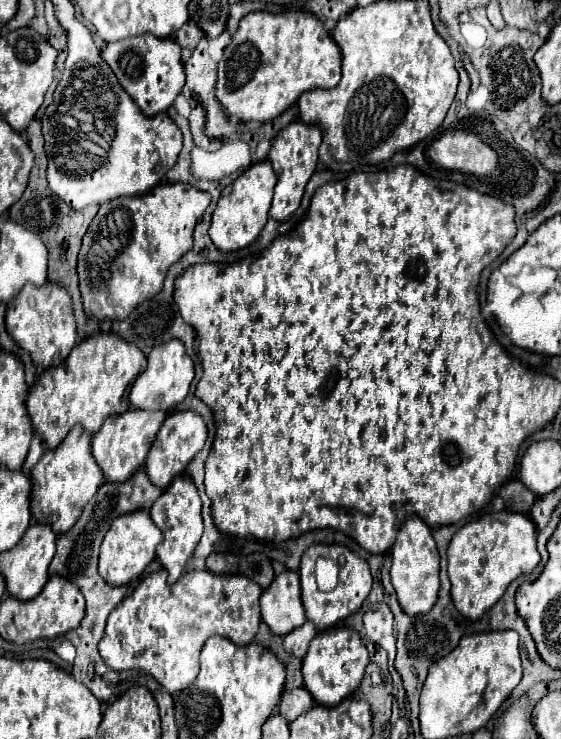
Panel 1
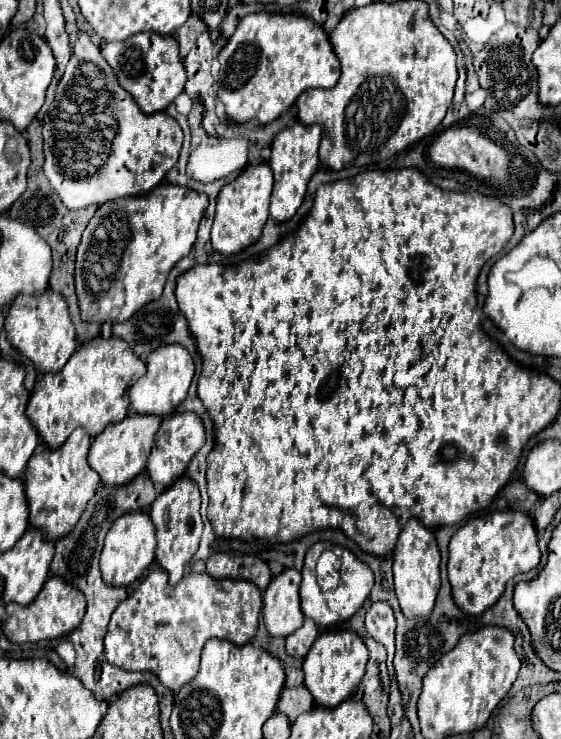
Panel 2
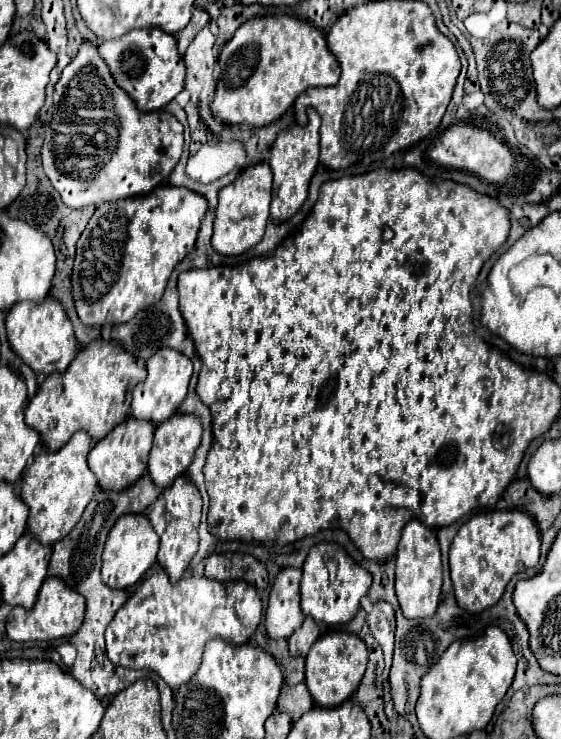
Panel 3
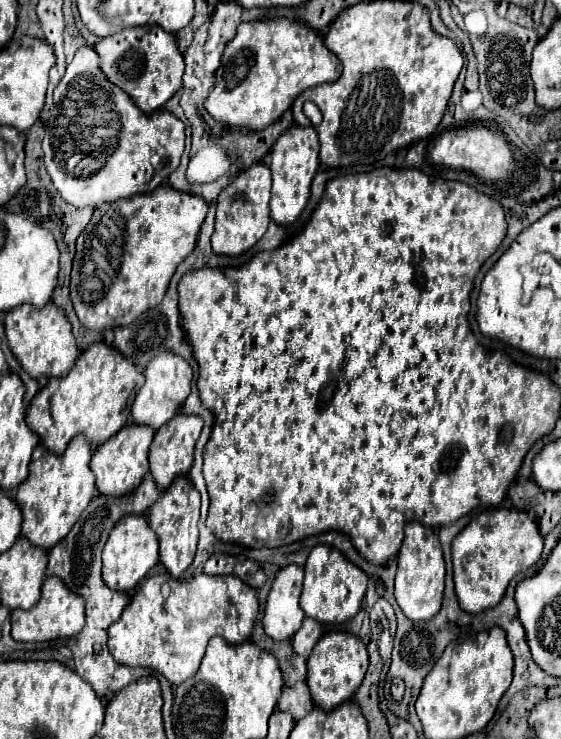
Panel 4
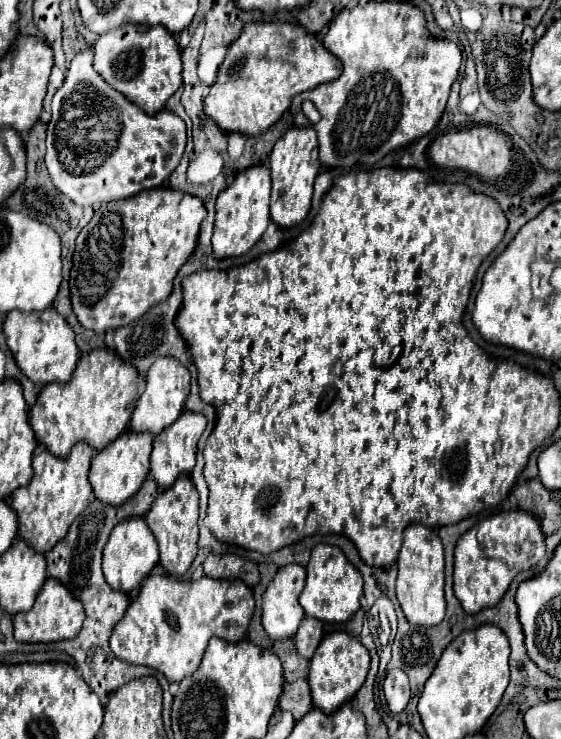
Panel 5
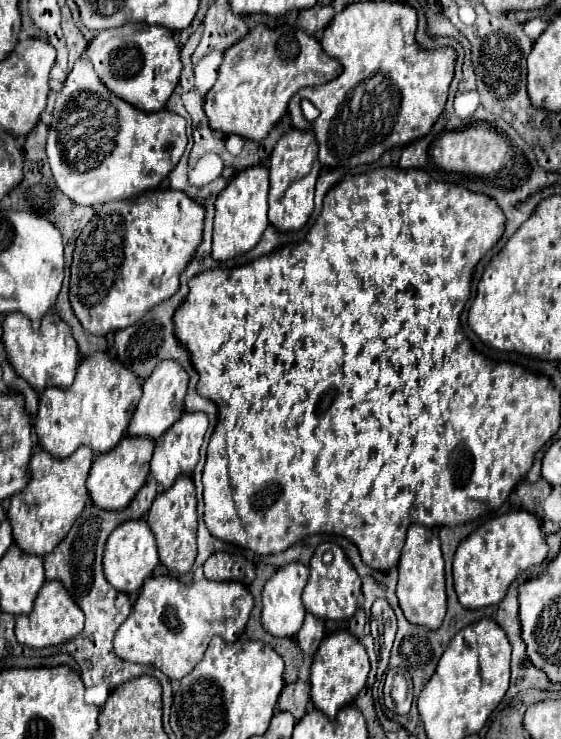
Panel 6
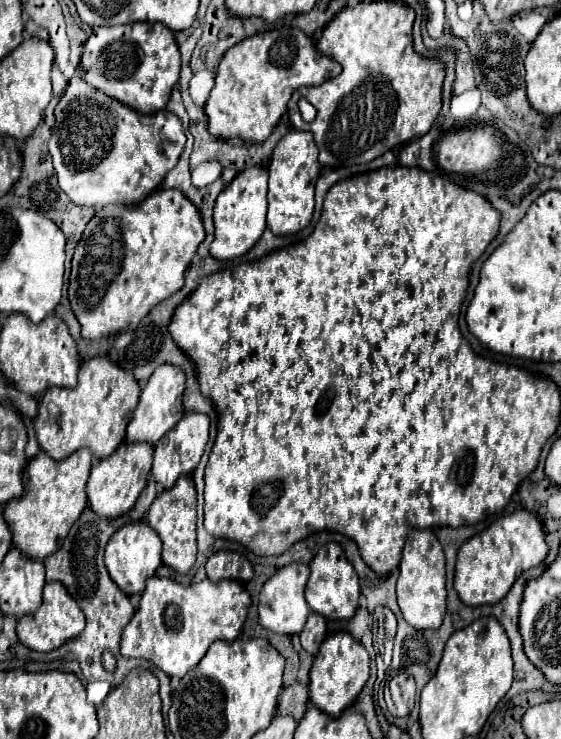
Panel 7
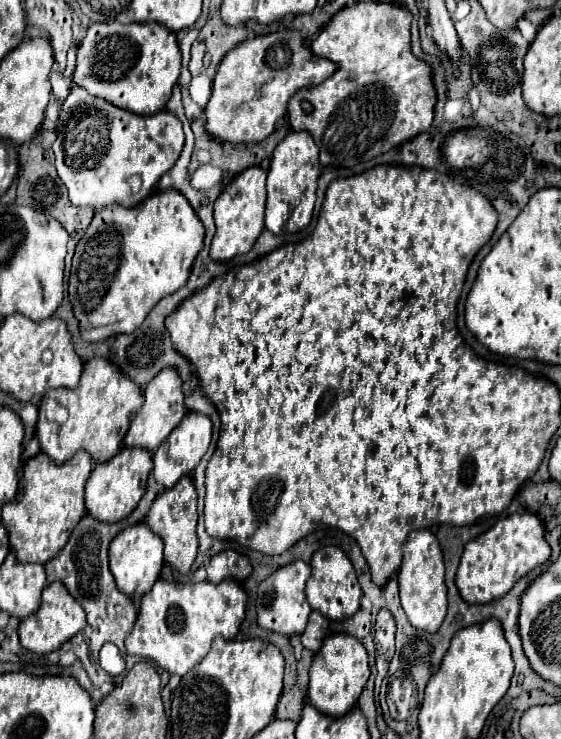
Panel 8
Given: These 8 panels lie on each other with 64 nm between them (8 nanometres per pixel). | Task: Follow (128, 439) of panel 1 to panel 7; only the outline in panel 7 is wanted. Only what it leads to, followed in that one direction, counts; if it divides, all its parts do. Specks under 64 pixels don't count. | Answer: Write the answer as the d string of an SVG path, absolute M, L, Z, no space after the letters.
M124 442L110 458L104 458L98 464L94 464L88 484L86 484L90 508L102 518L118 518L120 514L126 514L134 506L136 498L140 496L140 492L144 490L148 482L148 474L152 466L152 452L154 448L150 444Z

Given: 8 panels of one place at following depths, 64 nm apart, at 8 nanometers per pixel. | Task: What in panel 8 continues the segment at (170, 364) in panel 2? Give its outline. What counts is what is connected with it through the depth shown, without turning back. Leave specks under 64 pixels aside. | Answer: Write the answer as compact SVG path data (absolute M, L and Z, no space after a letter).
M166 368L144 388L144 406L132 418L132 424L124 438L124 446L126 448L148 448L150 452L156 452L160 442L164 442L168 438L168 434L180 424L184 414L186 414L186 406L184 406L182 380L176 370Z

